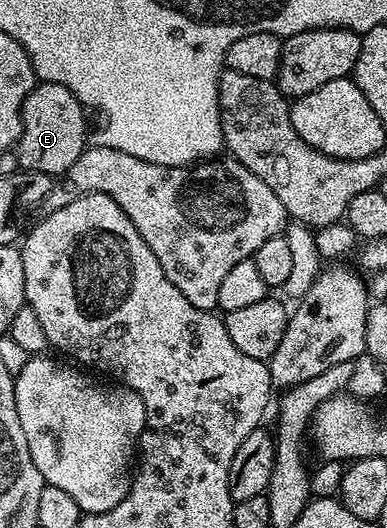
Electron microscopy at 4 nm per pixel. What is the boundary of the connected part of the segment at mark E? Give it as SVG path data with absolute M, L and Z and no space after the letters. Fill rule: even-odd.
M39 82L31 91L23 105L23 131L17 143L19 165L24 171L36 170L42 174L52 176L66 175L67 170L75 163L77 156L81 156L88 145L87 118L83 103L69 92L65 84L53 84L52 82Z

